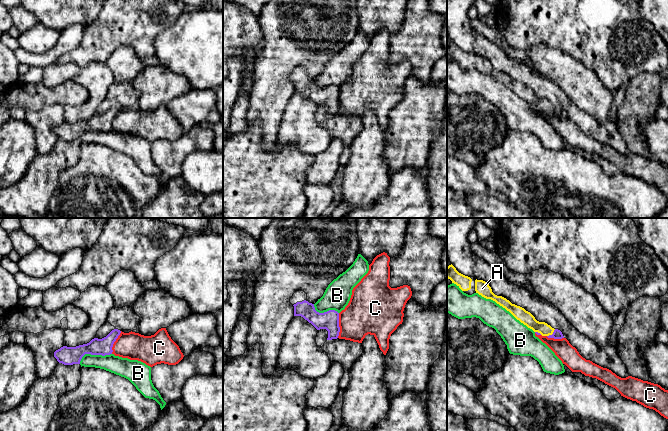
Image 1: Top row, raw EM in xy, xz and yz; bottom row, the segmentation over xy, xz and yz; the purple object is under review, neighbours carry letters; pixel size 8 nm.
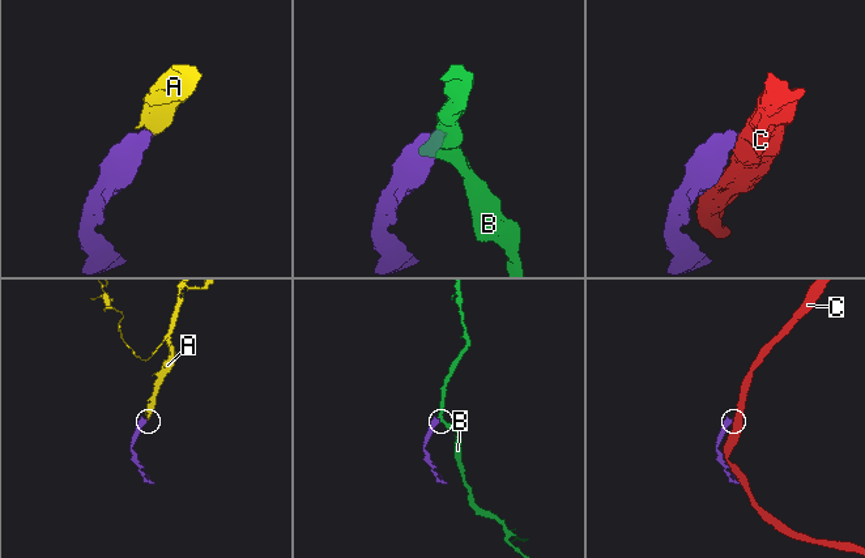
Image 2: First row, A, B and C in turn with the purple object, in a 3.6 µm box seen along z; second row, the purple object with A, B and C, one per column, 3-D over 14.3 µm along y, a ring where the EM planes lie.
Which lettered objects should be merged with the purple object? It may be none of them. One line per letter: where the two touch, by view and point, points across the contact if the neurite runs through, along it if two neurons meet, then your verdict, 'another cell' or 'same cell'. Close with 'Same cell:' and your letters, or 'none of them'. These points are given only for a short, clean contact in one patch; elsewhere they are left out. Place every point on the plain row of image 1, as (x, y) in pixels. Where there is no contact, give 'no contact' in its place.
A: yz (552, 110) | across yz (557, 110), (552, 110), (526, 94) | same cell
B: xy (93, 130) | along xy (111, 129), (104, 131), (85, 130), (79, 139) | another cell
C: xz (338, 101) | along xz (339, 89), (339, 111), (337, 113) | another cell
Same cell: A

